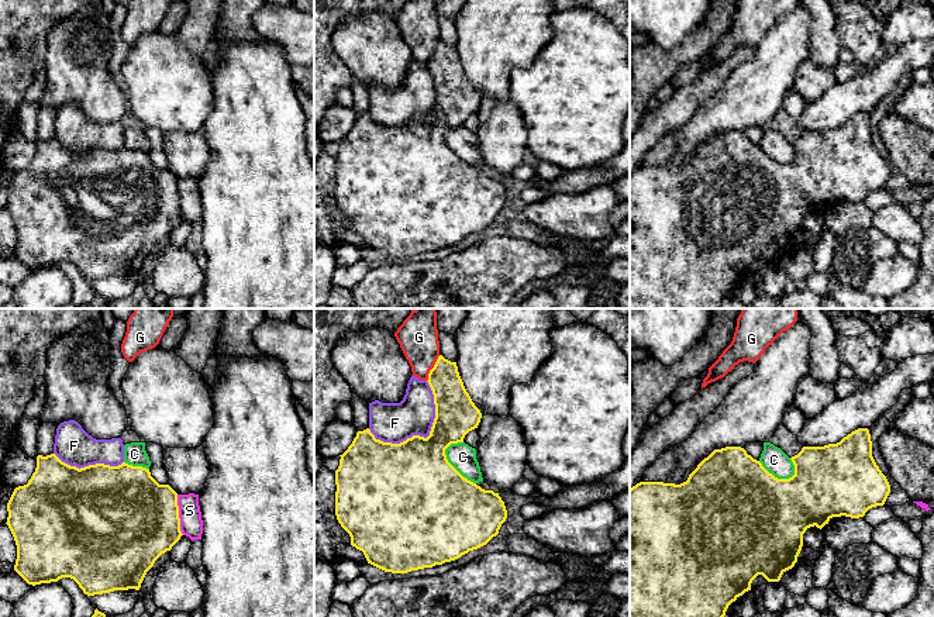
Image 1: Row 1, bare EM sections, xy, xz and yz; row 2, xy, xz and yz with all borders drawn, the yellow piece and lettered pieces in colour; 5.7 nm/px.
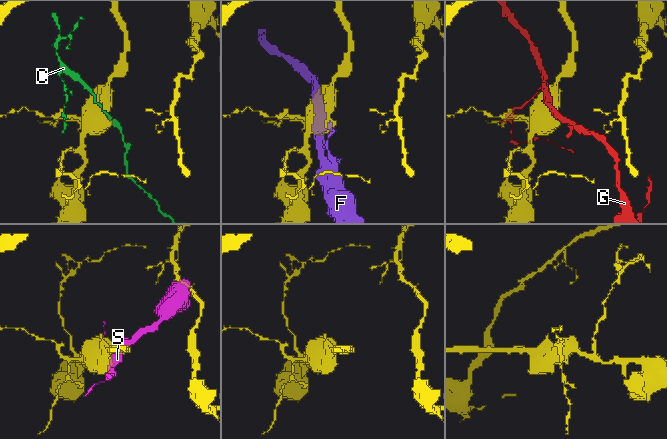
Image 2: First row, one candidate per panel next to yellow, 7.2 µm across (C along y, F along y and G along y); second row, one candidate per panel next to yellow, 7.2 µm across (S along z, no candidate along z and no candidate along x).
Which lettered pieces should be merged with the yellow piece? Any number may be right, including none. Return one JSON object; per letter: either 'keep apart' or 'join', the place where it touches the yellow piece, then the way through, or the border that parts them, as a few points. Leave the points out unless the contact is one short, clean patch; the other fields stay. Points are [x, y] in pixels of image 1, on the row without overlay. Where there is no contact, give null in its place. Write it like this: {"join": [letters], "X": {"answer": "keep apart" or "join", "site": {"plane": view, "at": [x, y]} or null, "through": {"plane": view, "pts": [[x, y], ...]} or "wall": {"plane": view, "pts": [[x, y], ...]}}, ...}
{"join": [], "C": {"answer": "keep apart", "site": {"plane": "xz", "at": [451, 150]}}, "F": {"answer": "keep apart", "site": {"plane": "xz", "at": [423, 121]}}, "G": {"answer": "keep apart", "site": {"plane": "xz", "at": [433, 52]}}, "S": {"answer": "keep apart", "site": {"plane": "xy", "at": [178, 199]}}}

